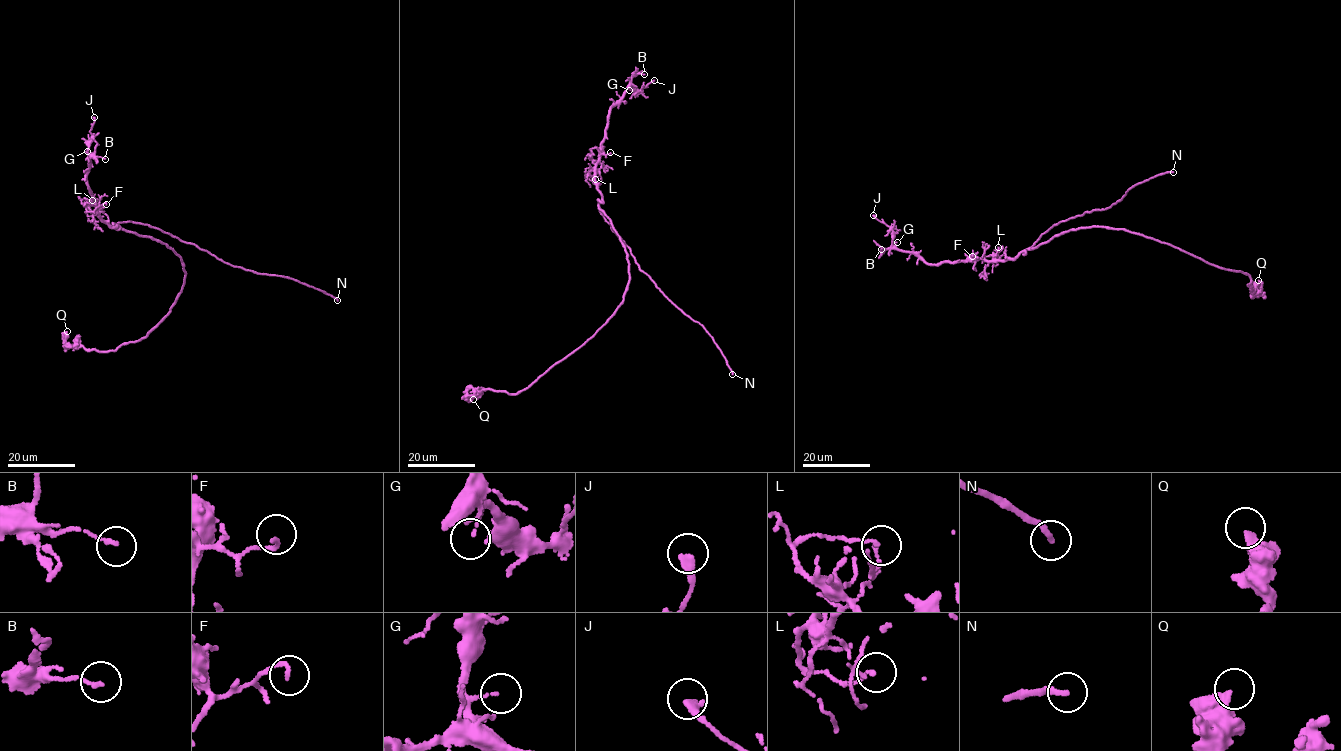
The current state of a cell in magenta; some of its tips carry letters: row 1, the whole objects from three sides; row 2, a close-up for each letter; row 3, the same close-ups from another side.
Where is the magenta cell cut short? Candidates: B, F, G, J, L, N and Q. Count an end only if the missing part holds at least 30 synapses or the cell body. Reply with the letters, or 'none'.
N

